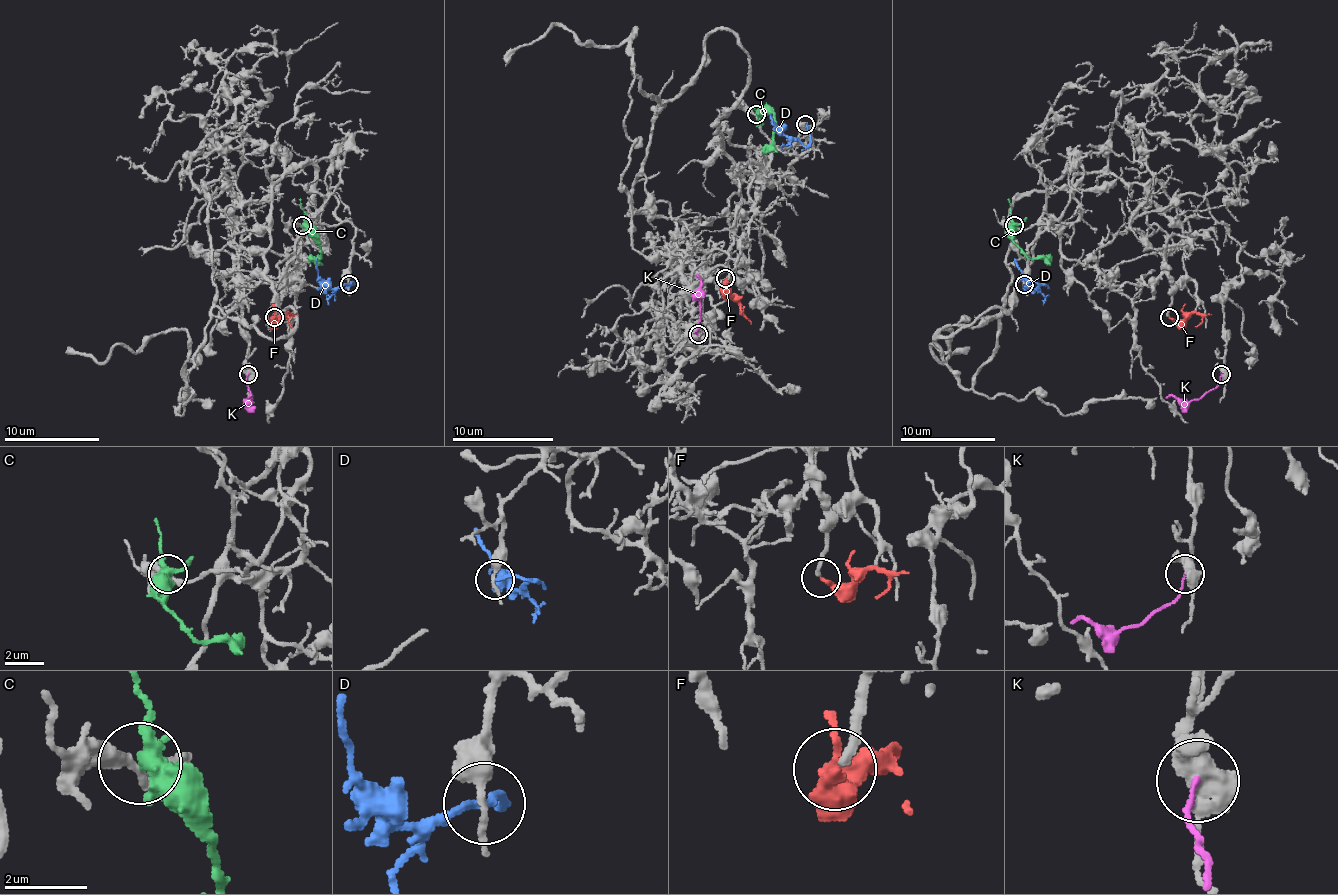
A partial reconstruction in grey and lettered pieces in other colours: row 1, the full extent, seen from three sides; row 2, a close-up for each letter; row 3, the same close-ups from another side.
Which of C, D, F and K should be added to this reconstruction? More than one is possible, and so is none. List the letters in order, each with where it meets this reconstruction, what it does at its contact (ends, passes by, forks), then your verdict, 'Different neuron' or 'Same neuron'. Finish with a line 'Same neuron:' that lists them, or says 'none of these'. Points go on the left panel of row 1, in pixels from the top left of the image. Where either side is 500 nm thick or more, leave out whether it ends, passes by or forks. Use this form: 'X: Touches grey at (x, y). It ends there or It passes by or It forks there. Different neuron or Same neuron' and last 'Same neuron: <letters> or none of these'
C: Touches grey at (302, 225). It forks there. Different neuron
D: Touches grey at (349, 284). It ends there. Different neuron
F: Touches grey at (274, 317). It ends there. Same neuron
K: Touches grey at (248, 374). It ends there. Different neuron
Same neuron: F

